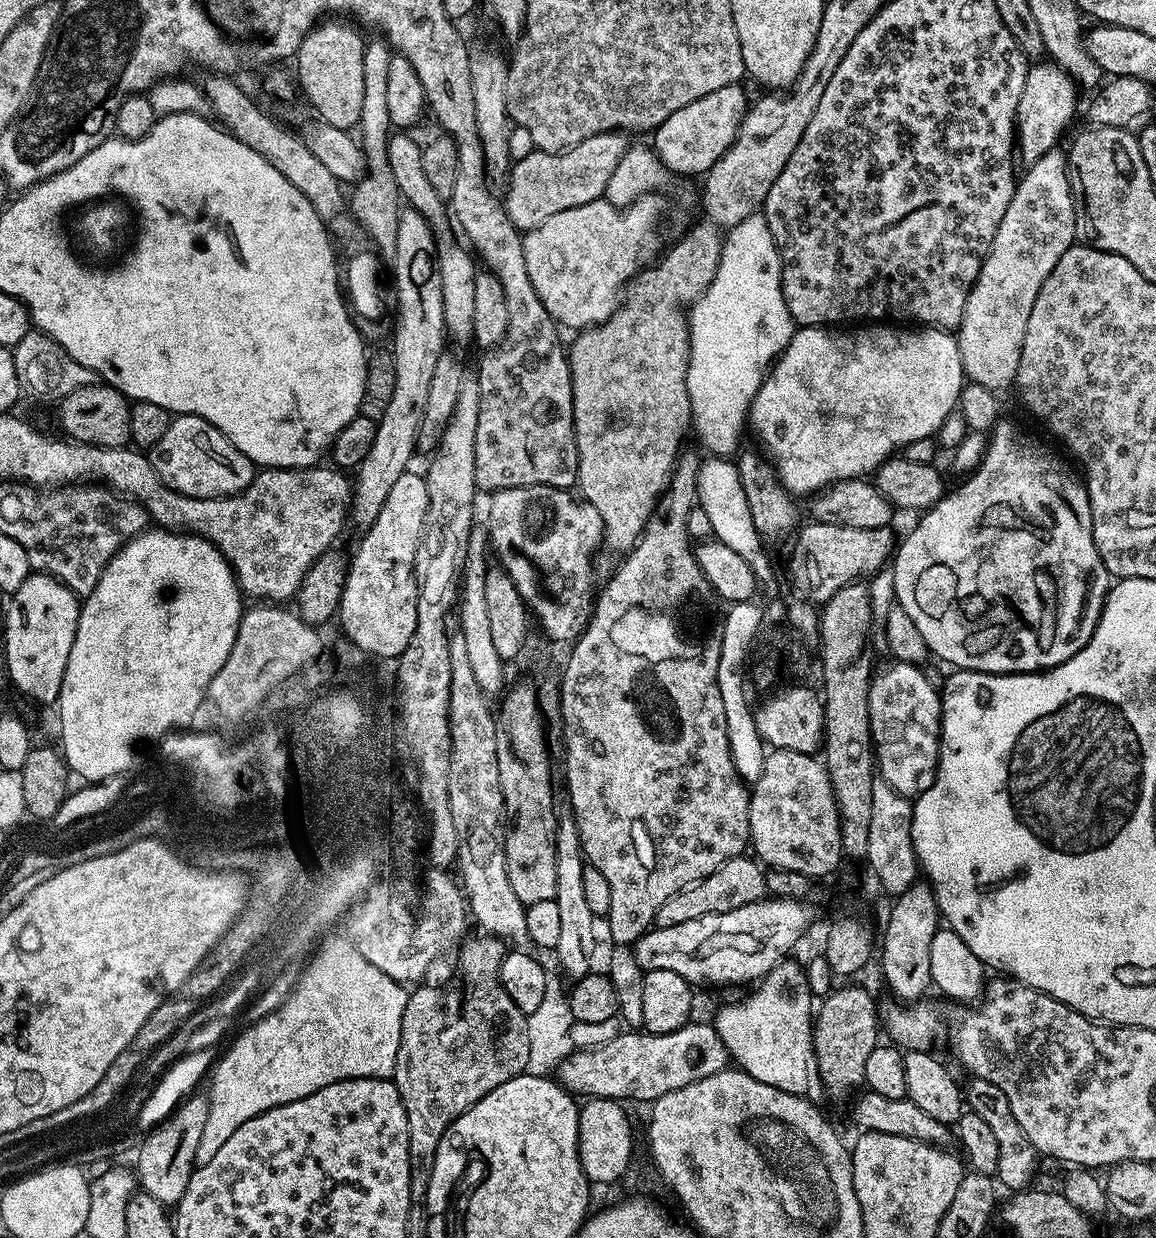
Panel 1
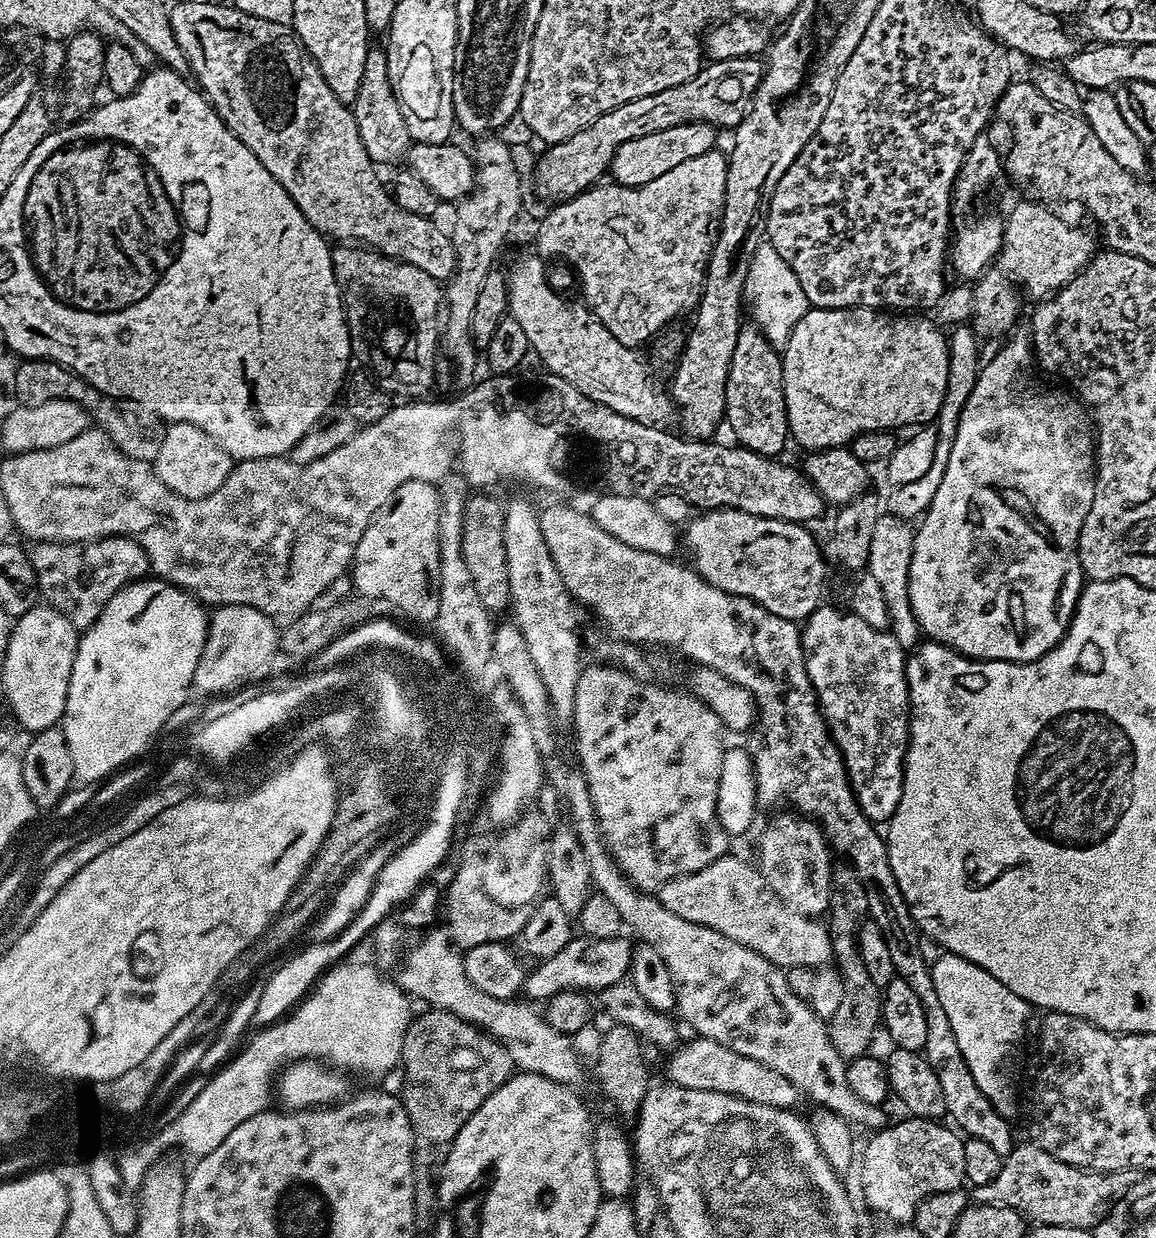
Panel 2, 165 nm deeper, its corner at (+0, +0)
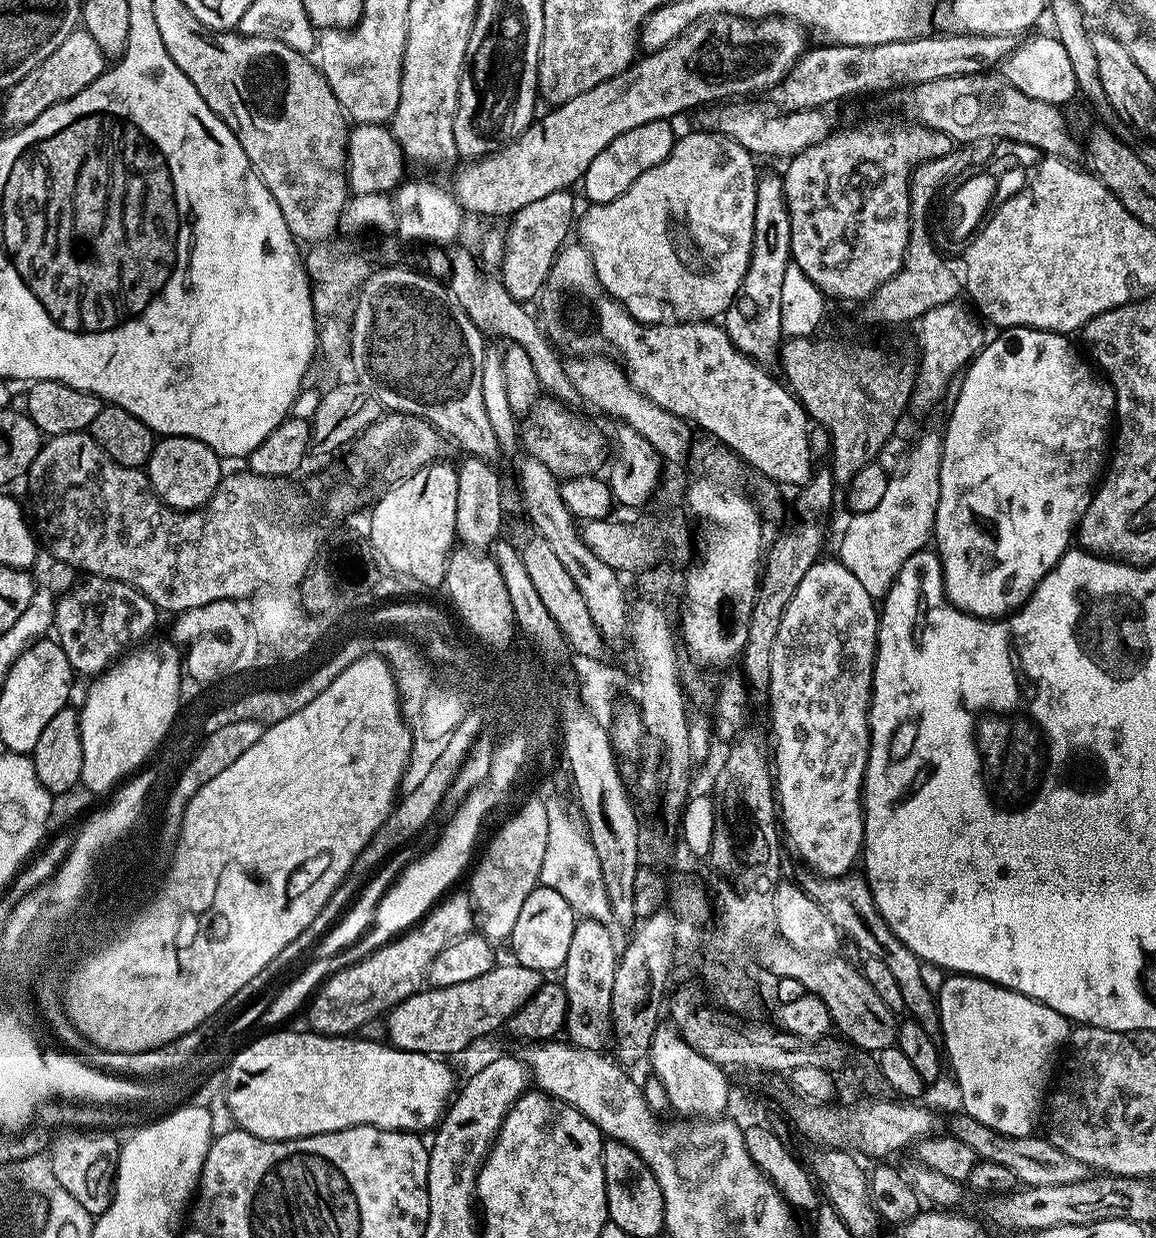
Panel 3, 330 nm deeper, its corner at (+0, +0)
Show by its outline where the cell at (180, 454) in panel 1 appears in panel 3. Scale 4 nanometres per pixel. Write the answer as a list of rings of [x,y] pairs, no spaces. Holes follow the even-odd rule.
[[[166,436],[157,439],[146,465],[148,480],[165,504],[172,508],[191,510],[202,508],[211,500],[220,485],[221,457],[206,442],[185,436]]]

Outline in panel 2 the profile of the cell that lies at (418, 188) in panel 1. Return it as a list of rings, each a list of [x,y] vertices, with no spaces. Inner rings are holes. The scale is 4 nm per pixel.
[[[383,47],[371,49],[370,55],[366,58],[362,70],[362,82],[358,86],[356,100],[350,105],[350,111],[358,126],[358,134],[362,138],[362,146],[366,154],[371,158],[372,163],[377,166],[392,164],[396,159],[407,157],[408,149],[413,143],[410,134],[406,130],[406,118],[402,118],[402,110],[392,93],[390,80],[388,78],[388,53]]]

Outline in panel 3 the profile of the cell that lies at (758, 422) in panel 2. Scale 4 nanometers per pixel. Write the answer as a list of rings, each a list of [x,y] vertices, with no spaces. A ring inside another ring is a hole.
[[[761,171],[756,177],[756,201],[754,202],[754,242],[750,250],[750,262],[742,278],[742,286],[722,317],[724,332],[734,342],[742,354],[746,354],[761,366],[777,363],[784,331],[782,330],[782,281],[786,275],[786,266],[791,261],[790,250],[790,214],[784,197],[784,178],[779,171]]]

